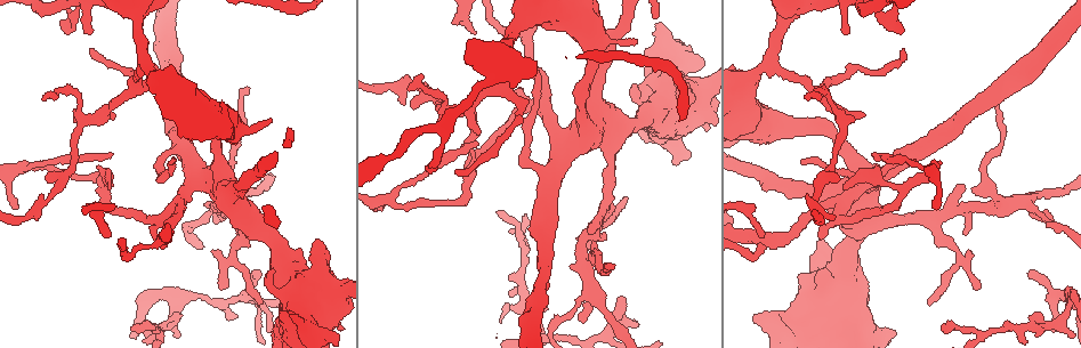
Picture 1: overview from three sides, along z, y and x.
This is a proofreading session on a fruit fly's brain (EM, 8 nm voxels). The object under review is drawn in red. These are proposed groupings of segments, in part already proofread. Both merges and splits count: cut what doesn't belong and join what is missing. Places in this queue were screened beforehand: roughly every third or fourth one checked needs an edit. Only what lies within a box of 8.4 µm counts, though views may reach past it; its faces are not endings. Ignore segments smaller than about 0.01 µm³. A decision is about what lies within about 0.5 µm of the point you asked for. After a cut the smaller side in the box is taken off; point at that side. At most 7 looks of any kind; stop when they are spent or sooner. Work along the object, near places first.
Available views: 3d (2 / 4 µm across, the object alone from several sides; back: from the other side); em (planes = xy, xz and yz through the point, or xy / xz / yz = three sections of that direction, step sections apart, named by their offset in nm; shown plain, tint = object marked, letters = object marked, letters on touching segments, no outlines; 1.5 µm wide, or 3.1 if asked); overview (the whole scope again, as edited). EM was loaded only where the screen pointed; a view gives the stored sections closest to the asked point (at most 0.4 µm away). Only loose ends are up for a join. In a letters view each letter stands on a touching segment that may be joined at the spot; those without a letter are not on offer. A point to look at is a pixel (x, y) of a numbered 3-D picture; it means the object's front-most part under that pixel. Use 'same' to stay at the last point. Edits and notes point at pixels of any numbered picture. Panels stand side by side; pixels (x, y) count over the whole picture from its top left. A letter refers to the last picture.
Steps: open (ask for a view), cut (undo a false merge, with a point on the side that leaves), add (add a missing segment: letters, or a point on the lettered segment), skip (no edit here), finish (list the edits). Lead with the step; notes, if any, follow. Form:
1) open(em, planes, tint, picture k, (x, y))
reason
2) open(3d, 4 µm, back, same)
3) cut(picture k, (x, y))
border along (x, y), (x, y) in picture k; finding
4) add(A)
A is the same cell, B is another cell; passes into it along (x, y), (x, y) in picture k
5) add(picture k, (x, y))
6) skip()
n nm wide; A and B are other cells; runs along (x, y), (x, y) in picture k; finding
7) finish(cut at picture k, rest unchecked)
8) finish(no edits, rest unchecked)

open(em, planes, letters, picture 1, (800, 161))
branch stops here

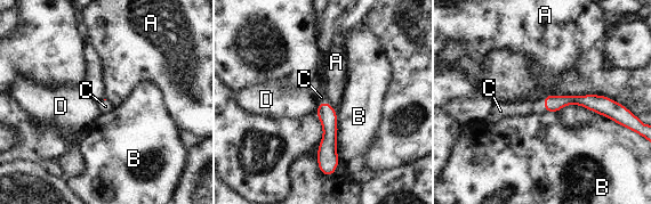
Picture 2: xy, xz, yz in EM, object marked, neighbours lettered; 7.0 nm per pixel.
add(C)
C is the same cell, A, B and D are other cells; passes into it along (552, 103), (545, 105), (521, 107) in picture 2; it goes on there

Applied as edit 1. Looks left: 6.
open(em, planes, tint, picture 1, (753, 314))
thick end

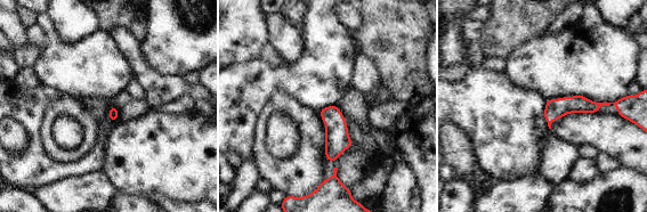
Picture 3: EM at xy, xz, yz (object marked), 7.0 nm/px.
open(em, planes, letters, same)
see the neighbours

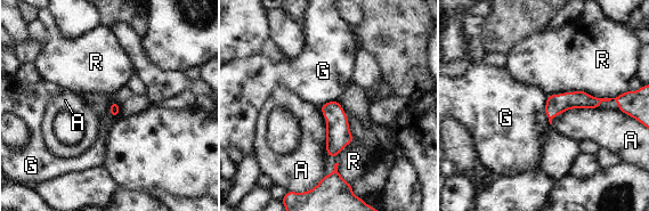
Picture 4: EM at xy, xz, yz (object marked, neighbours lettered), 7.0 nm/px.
skip()
A, G and R are other cells; border along (546, 96), (545, 115), (550, 123) in picture 4; none of them fits

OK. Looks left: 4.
open(em, yz, step 8, letters, picture 1, (61, 23))
an open end

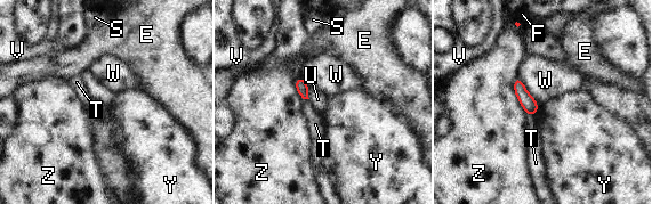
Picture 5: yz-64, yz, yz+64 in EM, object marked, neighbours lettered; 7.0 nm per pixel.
skip()
Z touches over 280 nm; E, F, S, T, U, V, W, Y and Z are other cells; border along (307, 87), (307, 96), (310, 98) in picture 5; none of them fits

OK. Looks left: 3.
finish(add at picture 2, rest unchecked)

